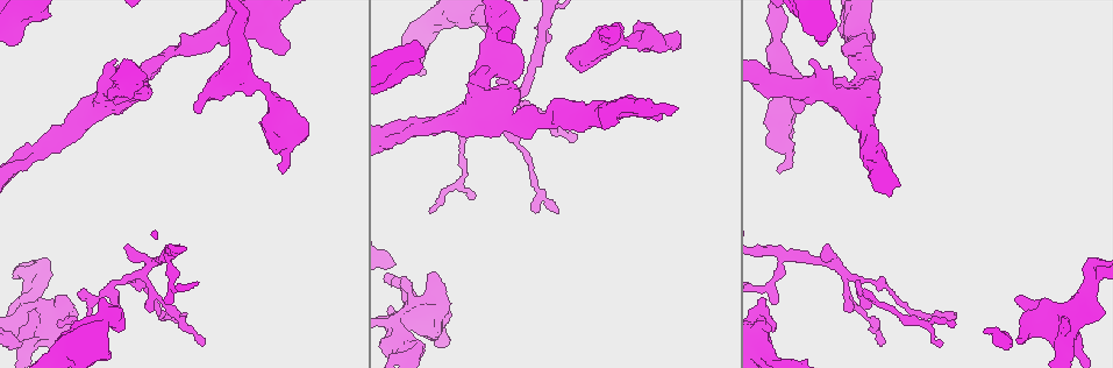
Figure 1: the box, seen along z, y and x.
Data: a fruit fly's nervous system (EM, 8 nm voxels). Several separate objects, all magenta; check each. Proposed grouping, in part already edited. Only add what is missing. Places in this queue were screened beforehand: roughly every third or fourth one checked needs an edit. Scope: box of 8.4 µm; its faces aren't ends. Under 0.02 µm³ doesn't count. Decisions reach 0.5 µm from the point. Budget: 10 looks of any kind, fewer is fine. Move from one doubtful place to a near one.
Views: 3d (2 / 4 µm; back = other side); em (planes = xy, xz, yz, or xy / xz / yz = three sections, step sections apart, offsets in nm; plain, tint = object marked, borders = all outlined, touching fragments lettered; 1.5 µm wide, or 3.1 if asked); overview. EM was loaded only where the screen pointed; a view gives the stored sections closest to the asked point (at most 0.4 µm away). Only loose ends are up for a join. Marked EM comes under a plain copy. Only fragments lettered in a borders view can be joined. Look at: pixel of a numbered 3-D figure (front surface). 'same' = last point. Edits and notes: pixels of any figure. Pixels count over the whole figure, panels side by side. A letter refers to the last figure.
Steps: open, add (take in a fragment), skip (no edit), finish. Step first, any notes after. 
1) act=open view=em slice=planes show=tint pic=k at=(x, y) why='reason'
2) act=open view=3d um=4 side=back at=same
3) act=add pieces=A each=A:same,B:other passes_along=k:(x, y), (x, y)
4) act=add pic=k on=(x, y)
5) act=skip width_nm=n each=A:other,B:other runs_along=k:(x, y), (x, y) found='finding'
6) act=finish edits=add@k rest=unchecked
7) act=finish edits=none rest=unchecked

act=open view=3d um=2 pic=1 at=(794, 110) why='free end'

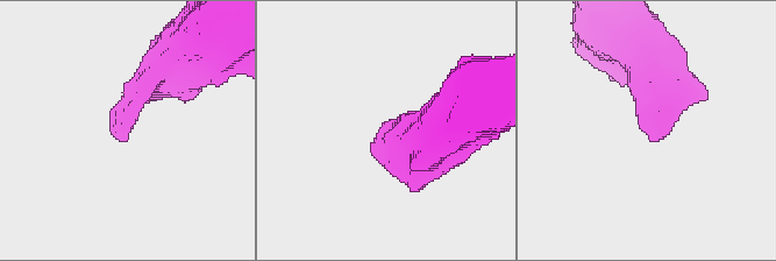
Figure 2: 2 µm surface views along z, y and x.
act=open view=em slice=planes show=borders pic=2 at=(389, 132)

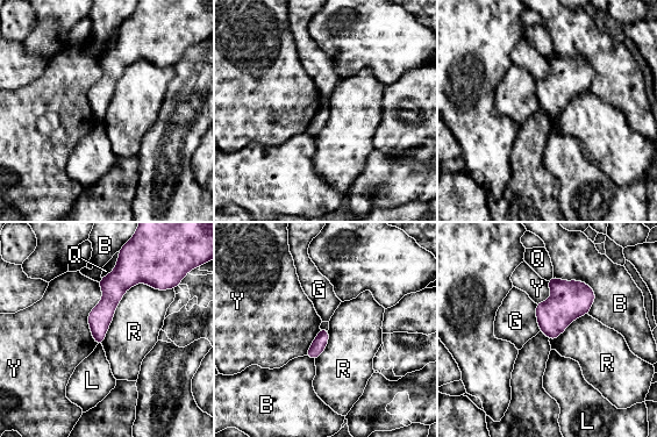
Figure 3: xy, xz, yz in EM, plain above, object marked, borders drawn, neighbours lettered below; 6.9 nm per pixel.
act=skip each=B:other,G:other,L:other,Q:other,R:other,Y:other border=3:(99, 283), (88, 314), (95, 344) found='none of them fits'

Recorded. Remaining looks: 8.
act=open view=em slice=planes show=borders pic=1 at=(116, 59) why='an open end'

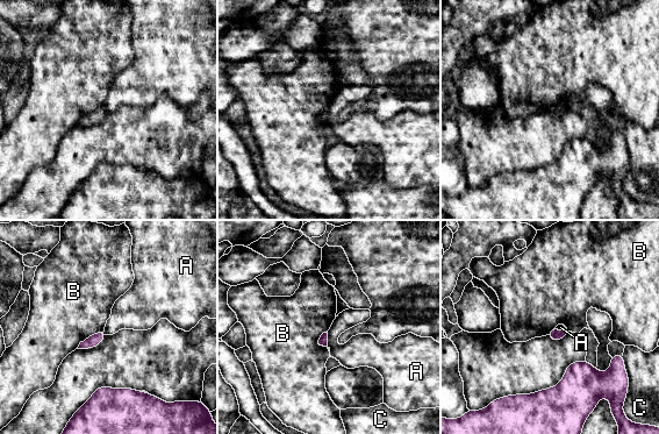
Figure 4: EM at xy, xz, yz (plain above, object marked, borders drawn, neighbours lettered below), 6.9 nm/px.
act=skip each=A:other,B:other,C:other border=4:(327, 332), (328, 346) found='none of them fits'

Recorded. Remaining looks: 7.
act=open view=em slice=planes show=tint pic=1 at=(656, 119) why='thick end'

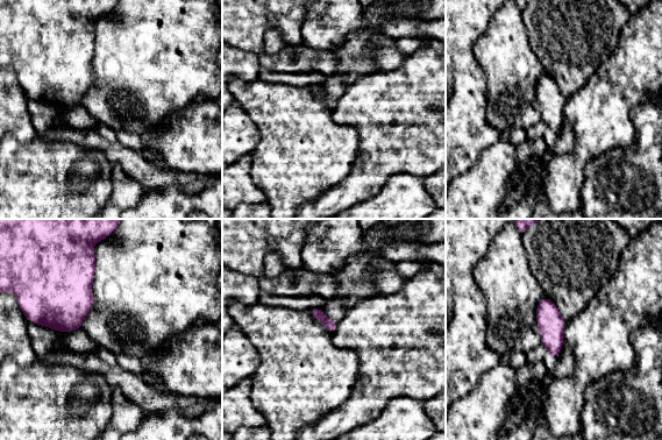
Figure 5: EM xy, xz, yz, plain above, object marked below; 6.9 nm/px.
act=open view=em slice=planes show=borders at=same

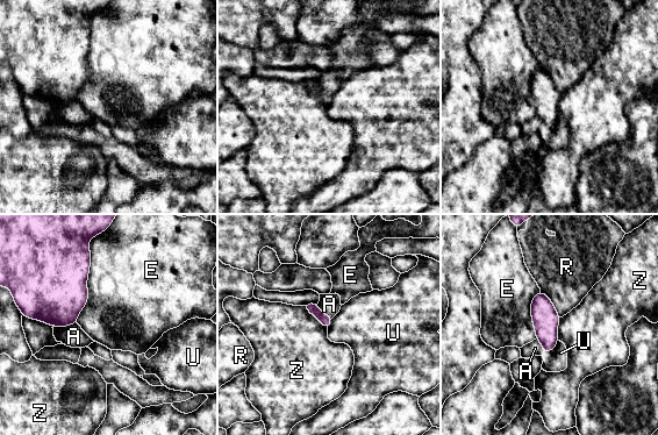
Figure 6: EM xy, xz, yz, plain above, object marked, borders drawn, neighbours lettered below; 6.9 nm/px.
act=skip each=A:other,E:other,R:other,U:other,Z:other border=6:(302, 306), (327, 329) found='no lettered fragment goes on from it'

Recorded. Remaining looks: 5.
act=open view=3d um=4 pic=1 at=(278, 169) why='stops while still wide'

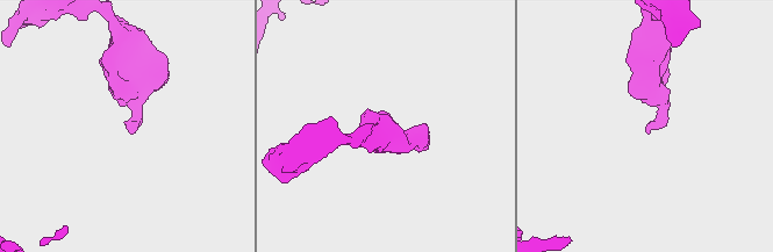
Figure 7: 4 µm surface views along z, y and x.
act=open view=em slice=xz step=4 show=tint pic=7 at=(647, 130)

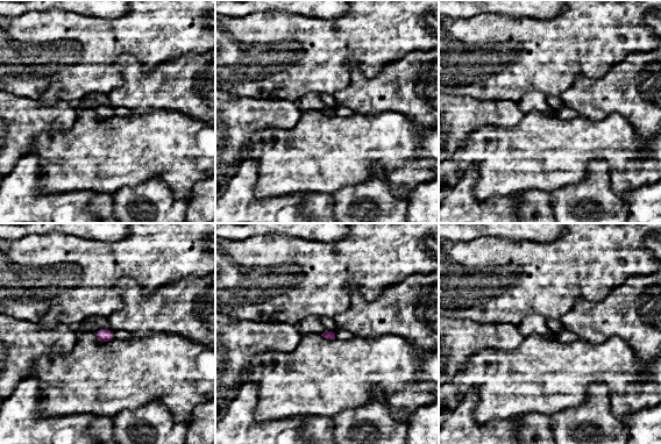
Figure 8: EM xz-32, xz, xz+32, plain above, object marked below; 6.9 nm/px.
act=open view=em slice=planes show=borders at=same

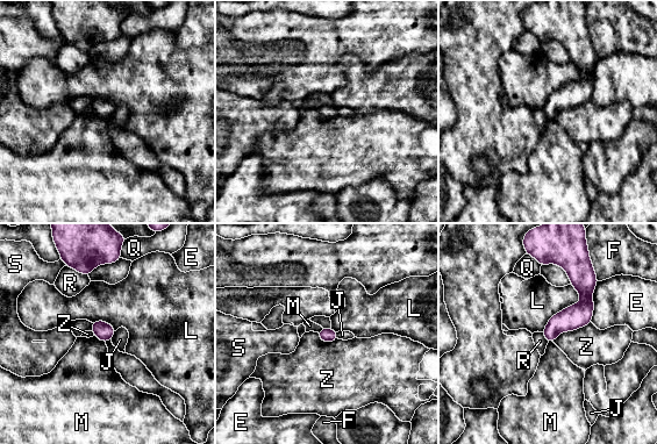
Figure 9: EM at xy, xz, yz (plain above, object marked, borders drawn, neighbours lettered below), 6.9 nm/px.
act=skip each=E:other,F:other,J:other,L:other,M:other,Q:other,R:other,S:other,Z:other border=9:(591, 322), (562, 331), (552, 342) found='none of them fits'

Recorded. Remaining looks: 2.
act=open view=em slice=planes show=borders pic=1 at=(829, 248) why='free end'

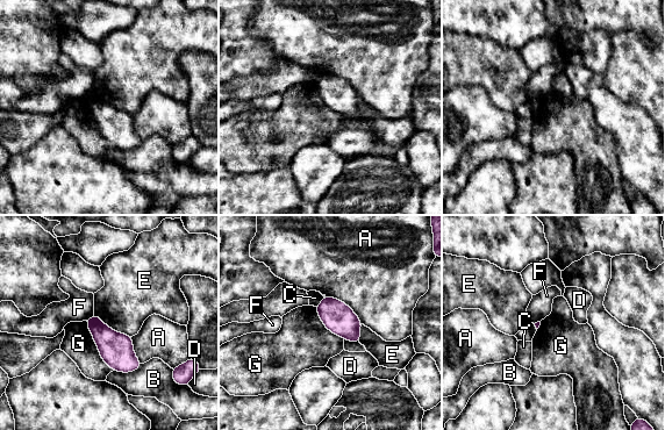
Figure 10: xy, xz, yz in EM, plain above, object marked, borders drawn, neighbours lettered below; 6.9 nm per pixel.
act=skip each=A:other,B:other,C:other,D:other,E:other,F:other,G:other border=10:(85, 321), (100, 357), (113, 370) found='none of them fits'

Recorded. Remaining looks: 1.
act=finish edits=none rest=unchecked

